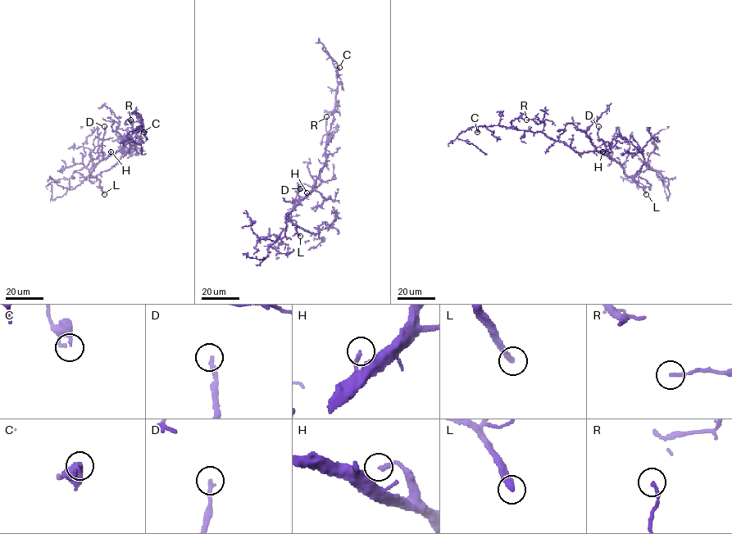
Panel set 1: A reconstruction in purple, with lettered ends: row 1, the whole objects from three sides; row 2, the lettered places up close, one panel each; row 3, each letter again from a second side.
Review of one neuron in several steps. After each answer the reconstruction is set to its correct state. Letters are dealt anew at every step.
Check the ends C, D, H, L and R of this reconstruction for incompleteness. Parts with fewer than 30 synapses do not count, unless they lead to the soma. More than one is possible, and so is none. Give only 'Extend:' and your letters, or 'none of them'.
Extend: H, L

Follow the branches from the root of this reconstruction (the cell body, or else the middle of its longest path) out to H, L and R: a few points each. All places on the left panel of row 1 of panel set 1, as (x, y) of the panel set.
H: (127, 151), (115, 151), (111, 155), (111, 151)
L: (127, 151), (116, 151), (102, 158), (89, 174), (99, 181), (104, 194)
R: (127, 151), (134, 132), (130, 119)

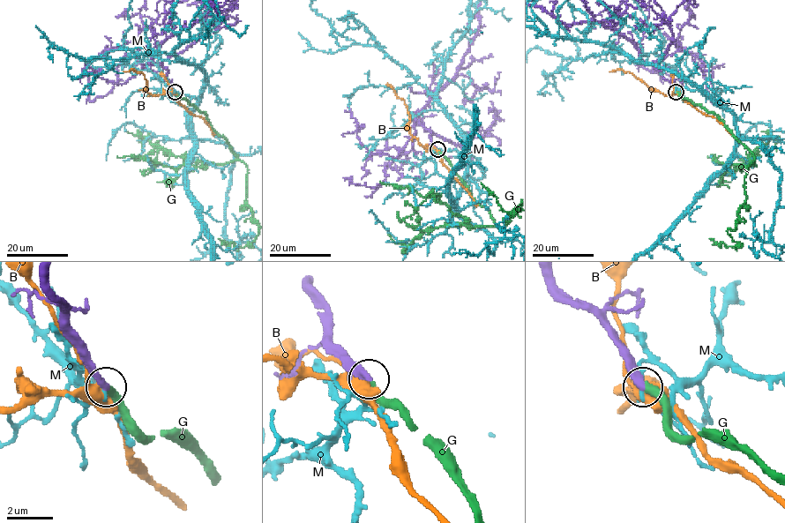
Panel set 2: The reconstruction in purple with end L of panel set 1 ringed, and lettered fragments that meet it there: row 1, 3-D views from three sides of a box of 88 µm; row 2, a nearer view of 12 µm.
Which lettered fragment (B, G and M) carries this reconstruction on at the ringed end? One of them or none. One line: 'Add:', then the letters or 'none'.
Add: G

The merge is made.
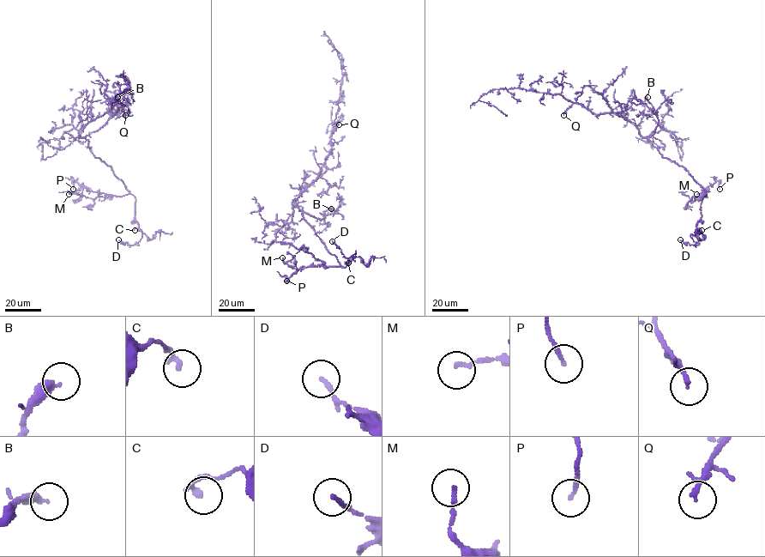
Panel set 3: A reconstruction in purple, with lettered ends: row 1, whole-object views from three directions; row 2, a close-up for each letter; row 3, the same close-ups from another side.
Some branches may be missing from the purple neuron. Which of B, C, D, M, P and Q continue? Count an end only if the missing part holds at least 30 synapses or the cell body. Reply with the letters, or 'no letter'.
B, Q

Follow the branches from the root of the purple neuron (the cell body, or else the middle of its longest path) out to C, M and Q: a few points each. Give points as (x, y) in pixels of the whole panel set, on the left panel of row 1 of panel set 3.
C: (90, 122), (79, 136), (88, 142), (94, 156), (111, 167), (135, 198), (135, 220), (138, 228), (135, 230)
M: (90, 122), (79, 136), (88, 142), (94, 156), (111, 167), (129, 192), (115, 196), (84, 188), (69, 194)
Q: (90, 122), (105, 113), (113, 114), (117, 104), (125, 115)

